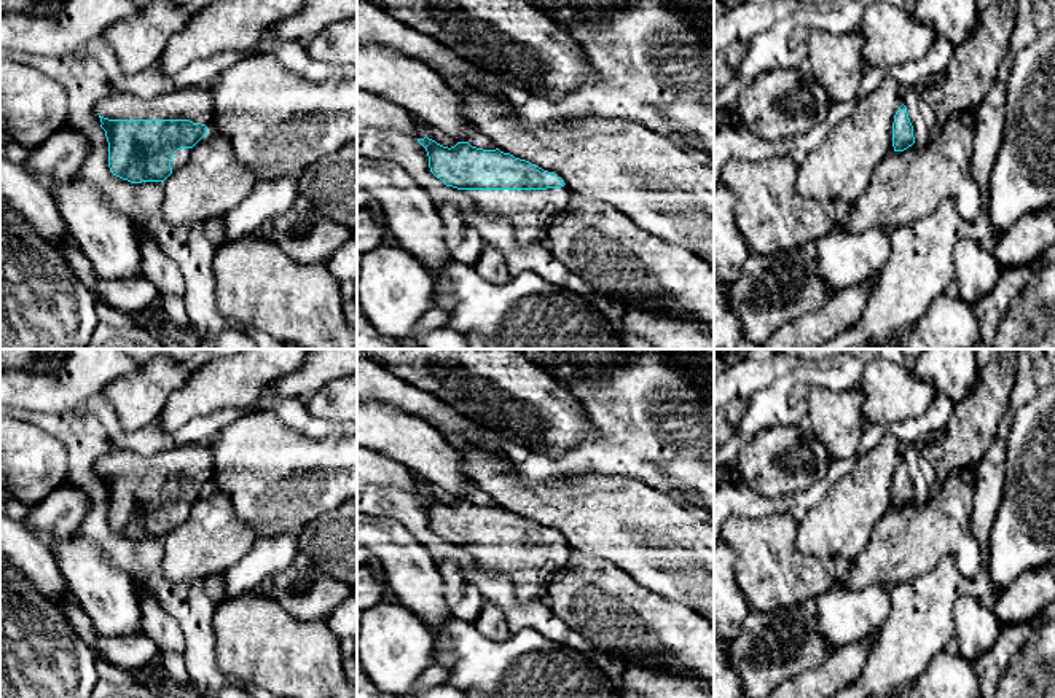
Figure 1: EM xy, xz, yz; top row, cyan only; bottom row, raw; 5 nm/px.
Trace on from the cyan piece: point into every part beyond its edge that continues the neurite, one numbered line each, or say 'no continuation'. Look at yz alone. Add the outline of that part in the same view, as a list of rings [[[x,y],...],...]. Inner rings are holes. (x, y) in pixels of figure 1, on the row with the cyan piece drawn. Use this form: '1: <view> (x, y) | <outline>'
1: yz (961, 85) | [[[993,0],[979,13],[969,38],[955,46],[947,67],[902,92],[915,143],[929,143],[948,118],[979,107],[1009,51],[1015,13],[1017,0]]]

